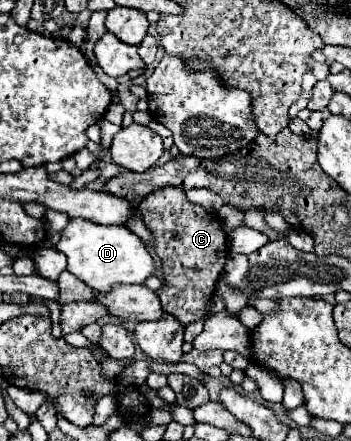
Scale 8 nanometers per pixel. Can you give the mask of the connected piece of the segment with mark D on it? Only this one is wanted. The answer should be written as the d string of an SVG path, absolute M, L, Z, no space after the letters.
M69 219L53 249L65 253L67 271L97 293L107 293L115 283L143 283L155 269L153 257L141 239L121 225L95 225L85 219Z

